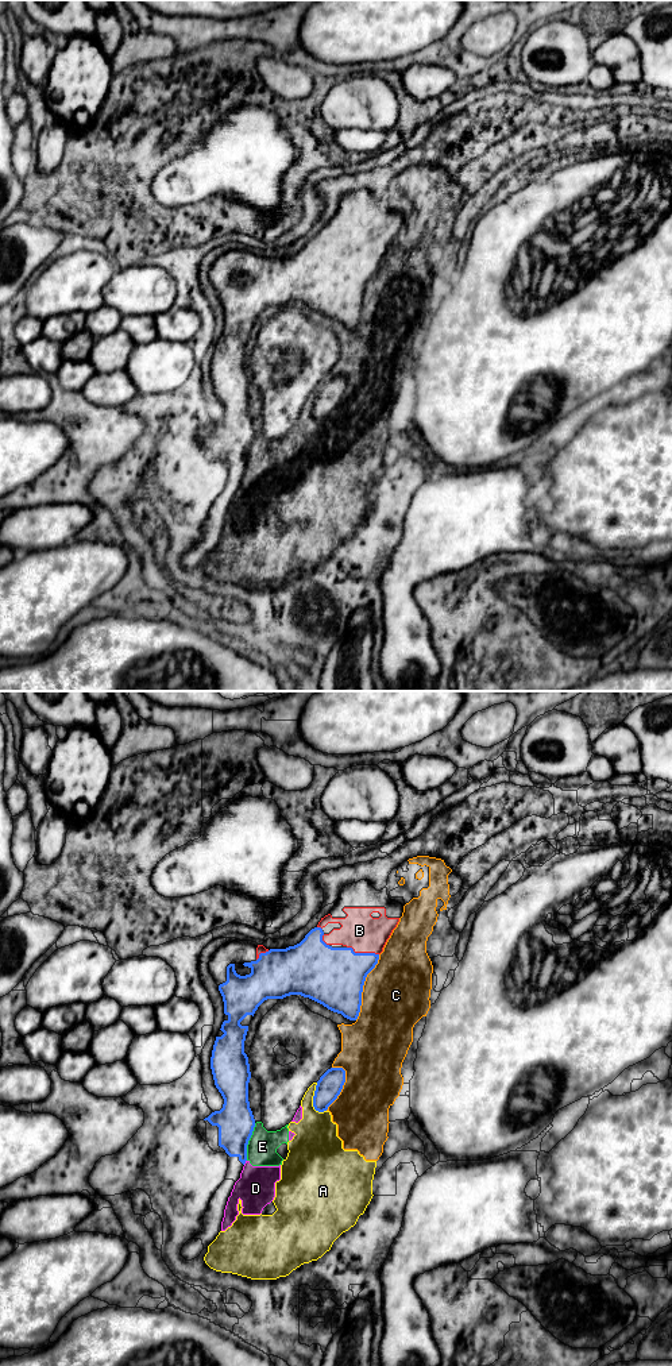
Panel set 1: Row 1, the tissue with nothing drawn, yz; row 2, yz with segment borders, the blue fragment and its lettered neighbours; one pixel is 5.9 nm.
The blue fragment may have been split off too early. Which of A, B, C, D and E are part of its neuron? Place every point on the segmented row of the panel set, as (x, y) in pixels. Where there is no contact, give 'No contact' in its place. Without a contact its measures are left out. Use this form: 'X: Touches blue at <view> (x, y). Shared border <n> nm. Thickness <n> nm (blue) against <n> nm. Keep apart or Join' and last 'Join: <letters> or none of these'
A: Touches blue at yz (313, 1100). Shared border 190 nm. Thickness 150 nm (blue) against 260 nm. Keep apart
B: Touches blue at yz (363, 953). Shared border 200 nm. Thickness 360 nm (blue) against 220 nm. Join
C: Touches blue at yz (362, 987). Shared border 420 nm. Thickness 360 nm (blue) against 400 nm. Keep apart
D: Touches blue at yz (244, 1162). Shared border 40 nm. Thickness 220 nm (blue) against 220 nm. Keep apart
E: Touches blue at yz (247, 1142). Shared border 240 nm. Thickness 220 nm (blue) against 180 nm. Keep apart
Join: B

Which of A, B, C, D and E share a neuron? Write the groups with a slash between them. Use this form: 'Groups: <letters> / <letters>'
Groups: A C D E / B

